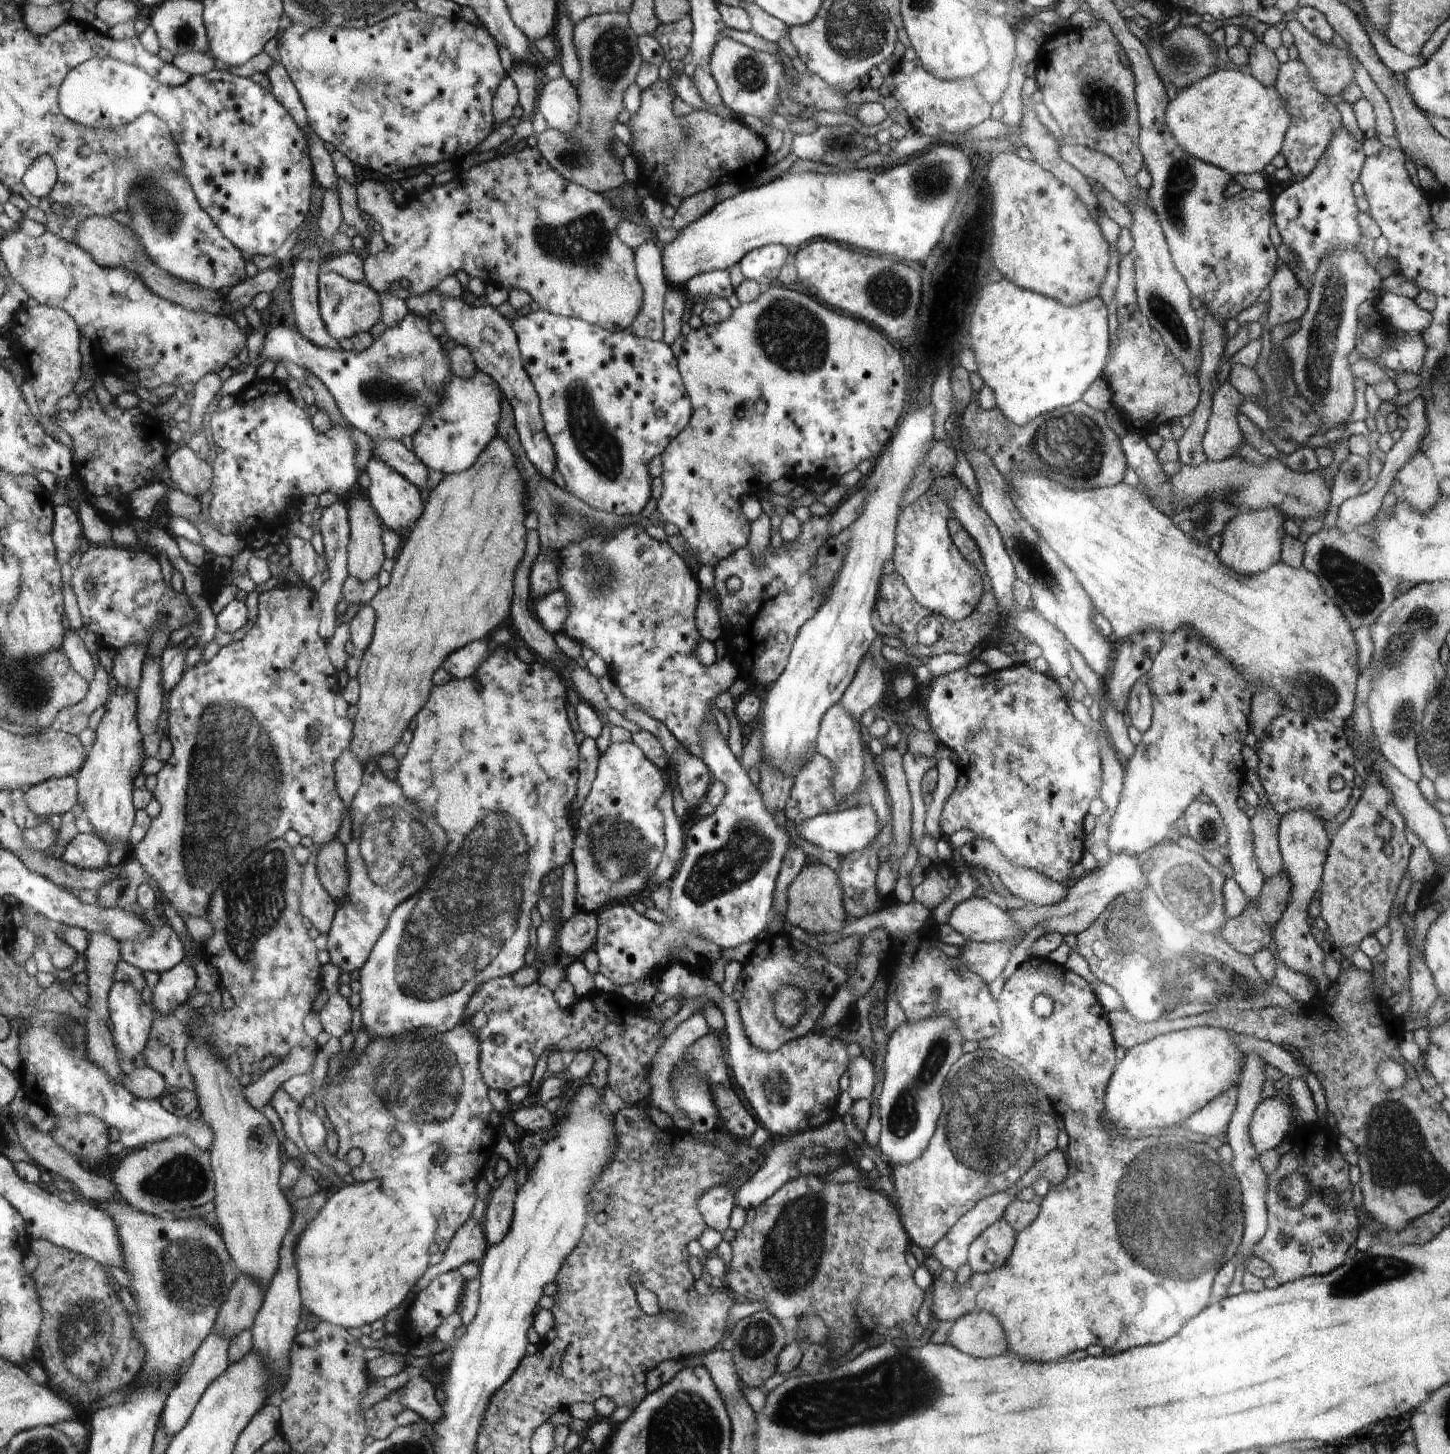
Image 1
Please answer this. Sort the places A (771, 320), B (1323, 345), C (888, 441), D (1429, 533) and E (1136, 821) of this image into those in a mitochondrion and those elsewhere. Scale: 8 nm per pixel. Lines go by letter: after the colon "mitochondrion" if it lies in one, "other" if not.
A: mitochondrion
B: mitochondrion
C: other
D: other
E: other

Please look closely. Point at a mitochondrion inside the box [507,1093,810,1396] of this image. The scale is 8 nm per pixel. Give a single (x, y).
(756, 1339)

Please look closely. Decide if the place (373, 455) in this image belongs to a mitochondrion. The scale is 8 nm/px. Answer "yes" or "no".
no

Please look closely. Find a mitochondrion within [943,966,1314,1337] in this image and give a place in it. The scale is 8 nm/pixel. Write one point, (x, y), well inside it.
(1217, 1248)

